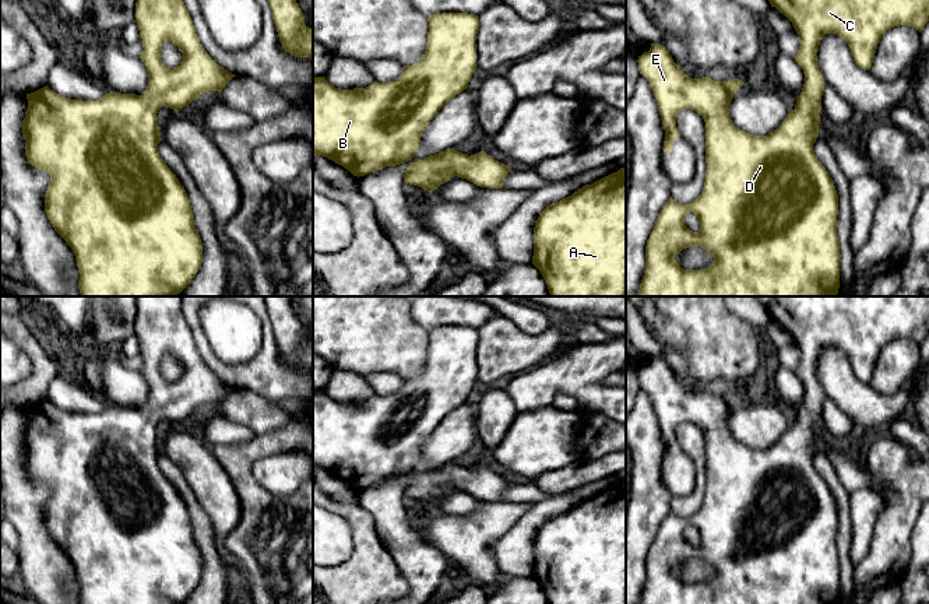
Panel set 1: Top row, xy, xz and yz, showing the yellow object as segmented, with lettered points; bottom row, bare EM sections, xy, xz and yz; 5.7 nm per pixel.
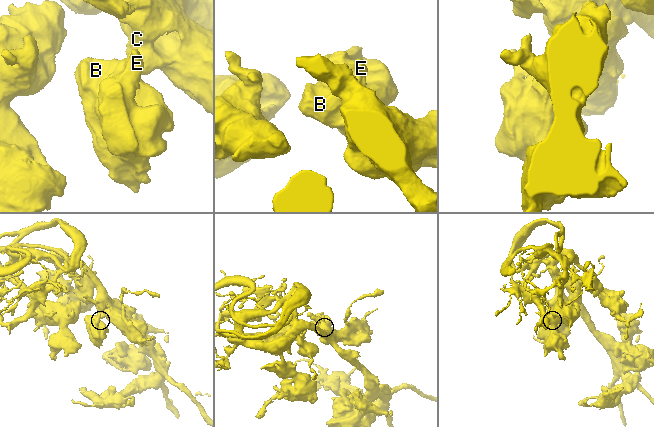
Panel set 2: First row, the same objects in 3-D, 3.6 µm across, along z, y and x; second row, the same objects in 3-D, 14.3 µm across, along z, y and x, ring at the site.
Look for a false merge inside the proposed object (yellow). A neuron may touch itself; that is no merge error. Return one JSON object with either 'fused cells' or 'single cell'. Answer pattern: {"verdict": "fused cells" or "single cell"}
{"verdict": "single cell"}

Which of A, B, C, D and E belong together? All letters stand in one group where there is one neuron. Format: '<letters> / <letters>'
A B C D E

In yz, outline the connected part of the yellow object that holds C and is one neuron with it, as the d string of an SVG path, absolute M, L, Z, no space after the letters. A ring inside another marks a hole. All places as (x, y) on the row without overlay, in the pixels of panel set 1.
M754 296L754 298L767 309L771 320L775 320L792 336L796 347L800 351L800 359L793 372L803 383L805 397L803 397L802 405L796 410L795 422L791 426L788 426L788 429L777 443L768 446L767 449L753 449L738 442L732 436L729 429L729 419L738 401L743 398L742 393L733 391L731 394L714 394L708 390L701 390L701 391L687 390L673 375L666 361L655 355L651 357L651 361L648 365L644 365L641 369L638 369L637 375L638 375L640 387L647 391L647 394L652 401L652 407L655 410L661 433L664 438L665 454L664 454L662 464L672 466L673 453L680 449L676 442L676 428L683 422L692 422L697 425L705 435L705 477L707 477L705 495L704 495L701 508L690 517L678 516L671 510L659 524L658 531L655 534L655 540L647 554L645 583L644 583L644 589L638 604L838 604L840 601L841 568L840 568L840 555L837 549L838 509L837 509L834 495L831 494L828 485L821 478L821 475L819 474L819 471L813 464L813 457L819 450L821 408L826 397L817 379L817 362L821 351L826 347L838 348L848 357L855 378L863 383L870 383L877 358L882 352L882 348L886 344L894 340L907 338L921 345L925 337L929 334L929 296ZM690 526L693 526L698 533L700 542L697 545L690 544L685 538L685 530ZM689 559L700 559L705 562L714 570L712 577L701 583L689 584L682 582L679 576L675 573L675 569Z

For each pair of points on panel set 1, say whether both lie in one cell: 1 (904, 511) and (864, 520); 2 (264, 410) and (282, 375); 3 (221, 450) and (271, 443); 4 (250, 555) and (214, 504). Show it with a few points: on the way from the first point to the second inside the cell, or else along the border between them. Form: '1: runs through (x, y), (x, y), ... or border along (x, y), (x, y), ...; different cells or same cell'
1: border along (871, 487), (882, 498), (883, 509), (869, 550); different cells
2: border along (238, 387), (252, 390), (274, 403); different cells
3: runs through (233, 452), (252, 452), (259, 448); same cell
4: border along (239, 498), (240, 519), (222, 538); different cells

